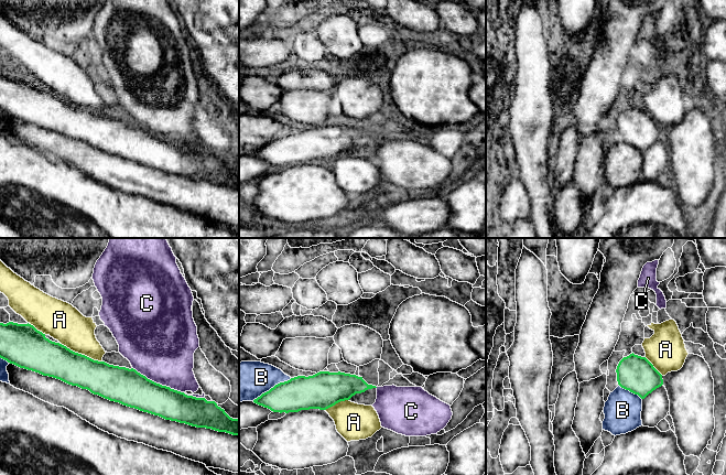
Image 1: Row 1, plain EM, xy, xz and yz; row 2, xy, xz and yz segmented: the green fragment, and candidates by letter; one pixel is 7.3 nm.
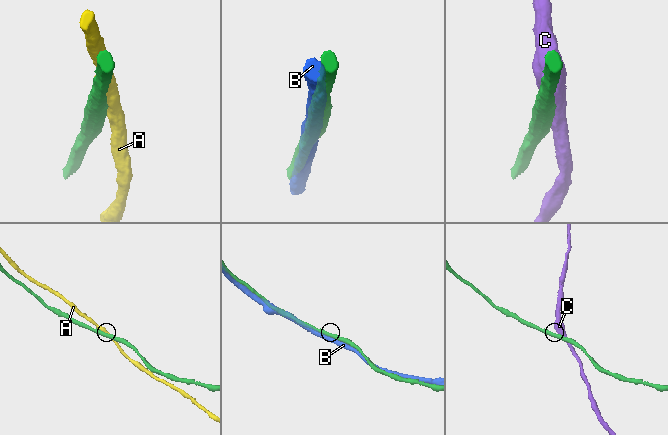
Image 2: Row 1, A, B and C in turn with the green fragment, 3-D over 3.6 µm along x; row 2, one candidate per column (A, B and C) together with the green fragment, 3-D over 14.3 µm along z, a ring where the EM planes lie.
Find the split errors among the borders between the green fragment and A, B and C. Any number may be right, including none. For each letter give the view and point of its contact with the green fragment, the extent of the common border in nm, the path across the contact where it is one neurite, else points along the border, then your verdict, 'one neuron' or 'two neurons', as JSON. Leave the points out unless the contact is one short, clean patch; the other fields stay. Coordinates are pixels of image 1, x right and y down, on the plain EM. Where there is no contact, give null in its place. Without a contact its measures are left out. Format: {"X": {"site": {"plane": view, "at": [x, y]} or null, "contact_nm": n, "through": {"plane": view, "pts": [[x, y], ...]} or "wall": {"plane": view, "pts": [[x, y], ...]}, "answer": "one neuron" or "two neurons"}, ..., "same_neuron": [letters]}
{"A": {"site": {"plane": "xy", "at": [80, 107]}, "contact_nm": 340, "answer": "two neurons"}, "B": {"site": {"plane": "xz", "at": [271, 141]}, "contact_nm": 340, "answer": "one neuron"}, "C": {"site": {"plane": "xy", "at": [168, 140]}, "contact_nm": 550, "answer": "two neurons"}, "same_neuron": ["B"]}

